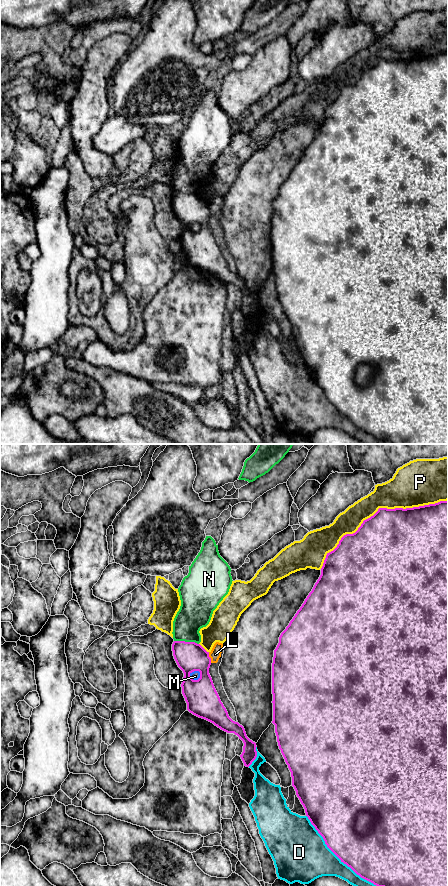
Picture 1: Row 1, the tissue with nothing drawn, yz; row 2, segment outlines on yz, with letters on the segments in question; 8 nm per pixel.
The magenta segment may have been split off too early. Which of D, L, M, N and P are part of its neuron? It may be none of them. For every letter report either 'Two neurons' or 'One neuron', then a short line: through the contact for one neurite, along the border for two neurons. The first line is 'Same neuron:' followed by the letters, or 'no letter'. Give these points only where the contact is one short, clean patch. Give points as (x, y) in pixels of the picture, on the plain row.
Same neuron: no letter
D: Two neurons
L: Two neurons. Line: yz (208, 204), (211, 214)
M: Two neurons. Line: yz (189, 225), (193, 231), (200, 229)
N: Two neurons
P: Two neurons

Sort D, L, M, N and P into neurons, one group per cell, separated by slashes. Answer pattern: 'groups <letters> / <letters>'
groups D / L M / N / P

